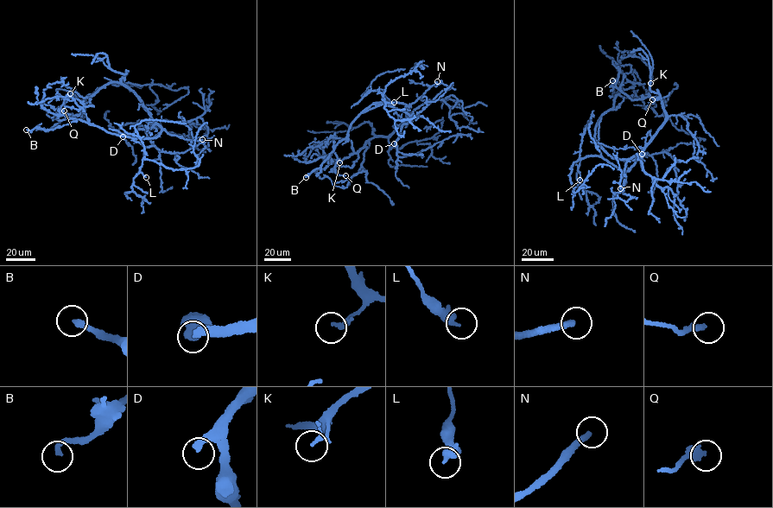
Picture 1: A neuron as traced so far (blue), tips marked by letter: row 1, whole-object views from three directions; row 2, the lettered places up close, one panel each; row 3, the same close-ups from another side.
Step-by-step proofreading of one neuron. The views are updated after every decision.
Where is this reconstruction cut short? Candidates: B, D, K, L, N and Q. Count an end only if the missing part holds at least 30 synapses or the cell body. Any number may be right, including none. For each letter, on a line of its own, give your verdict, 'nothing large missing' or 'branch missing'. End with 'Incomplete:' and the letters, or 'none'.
B: branch missing
D: branch missing
K: nothing large missing
L: nothing large missing
N: branch missing
Q: nothing large missing
Incomplete: B, D, N

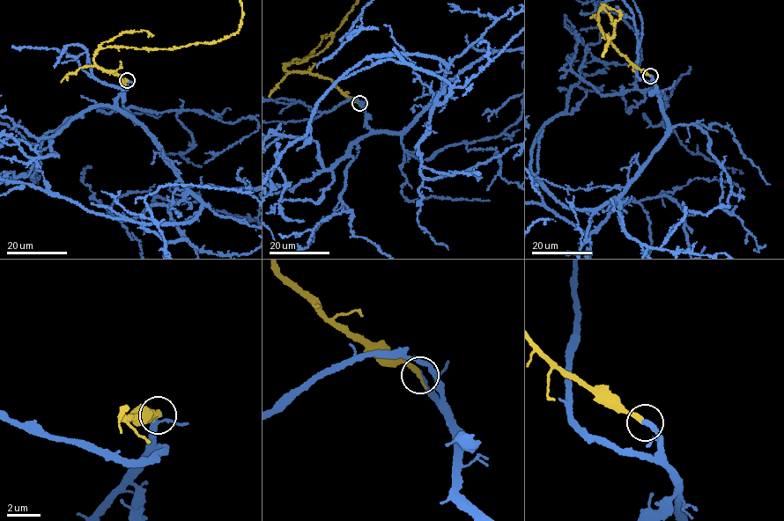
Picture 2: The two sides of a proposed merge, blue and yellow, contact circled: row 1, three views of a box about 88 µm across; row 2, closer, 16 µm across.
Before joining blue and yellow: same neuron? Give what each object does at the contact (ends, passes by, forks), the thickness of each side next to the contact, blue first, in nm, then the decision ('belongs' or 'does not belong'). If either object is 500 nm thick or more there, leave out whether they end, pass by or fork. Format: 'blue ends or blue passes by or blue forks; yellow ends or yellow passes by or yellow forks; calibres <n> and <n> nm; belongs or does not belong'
blue ends; yellow ends; calibres 320 and 320 nm; belongs

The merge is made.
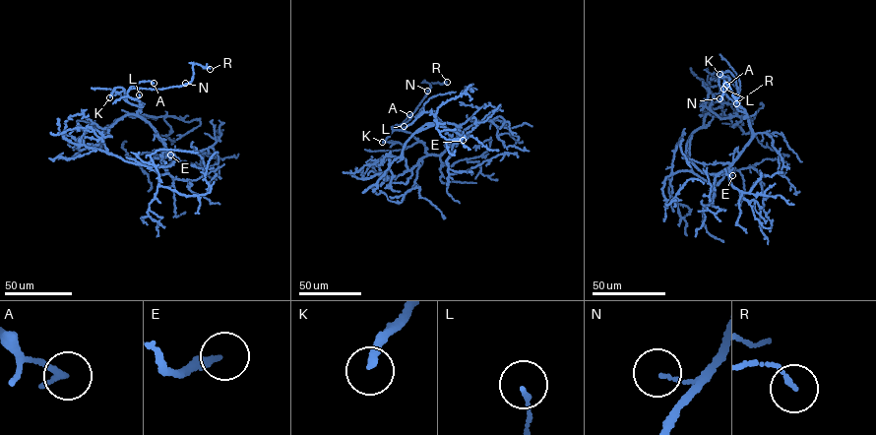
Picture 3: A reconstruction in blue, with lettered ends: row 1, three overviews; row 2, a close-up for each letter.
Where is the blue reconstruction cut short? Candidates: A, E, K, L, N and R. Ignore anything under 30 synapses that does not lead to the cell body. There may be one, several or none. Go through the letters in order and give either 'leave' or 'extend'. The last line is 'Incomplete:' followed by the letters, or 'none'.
A: leave
E: extend
K: extend
L: leave
N: leave
R: leave
Incomplete: E, K

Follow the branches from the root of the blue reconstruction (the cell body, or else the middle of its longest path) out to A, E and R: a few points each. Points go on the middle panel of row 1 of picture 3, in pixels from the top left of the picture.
A: (448, 147), (440, 155), (428, 155), (423, 143), (410, 133), (391, 129), (402, 123), (409, 114)
E: (448, 147), (457, 138), (463, 140)
R: (448, 147), (428, 155), (410, 133), (391, 129), (407, 122), (425, 96), (430, 87), (423, 81), (447, 82)

